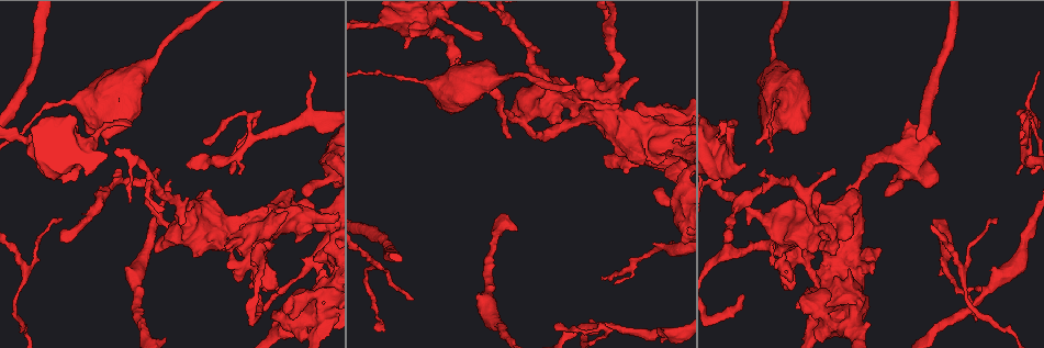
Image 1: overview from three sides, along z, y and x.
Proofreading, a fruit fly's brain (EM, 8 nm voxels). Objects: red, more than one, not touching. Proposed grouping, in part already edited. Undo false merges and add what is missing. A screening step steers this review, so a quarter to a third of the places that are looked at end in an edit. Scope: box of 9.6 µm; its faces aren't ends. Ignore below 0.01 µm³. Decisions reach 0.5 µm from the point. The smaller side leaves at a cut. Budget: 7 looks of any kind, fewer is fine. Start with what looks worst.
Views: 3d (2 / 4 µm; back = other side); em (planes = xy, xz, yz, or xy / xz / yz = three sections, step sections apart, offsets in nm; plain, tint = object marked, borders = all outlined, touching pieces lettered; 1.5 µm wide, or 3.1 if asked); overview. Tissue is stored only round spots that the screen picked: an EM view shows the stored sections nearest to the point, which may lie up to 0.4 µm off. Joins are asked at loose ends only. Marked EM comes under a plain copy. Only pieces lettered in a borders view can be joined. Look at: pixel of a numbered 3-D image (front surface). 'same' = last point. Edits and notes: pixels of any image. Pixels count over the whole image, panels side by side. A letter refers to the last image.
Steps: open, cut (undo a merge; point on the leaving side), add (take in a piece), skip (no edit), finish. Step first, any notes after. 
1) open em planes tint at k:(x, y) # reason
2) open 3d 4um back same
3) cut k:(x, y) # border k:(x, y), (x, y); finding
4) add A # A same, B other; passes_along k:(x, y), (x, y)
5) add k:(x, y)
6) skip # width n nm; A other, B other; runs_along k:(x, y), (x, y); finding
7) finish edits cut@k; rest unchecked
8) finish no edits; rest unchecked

open em yz step 4 tint at 1:(980, 289) # thin end

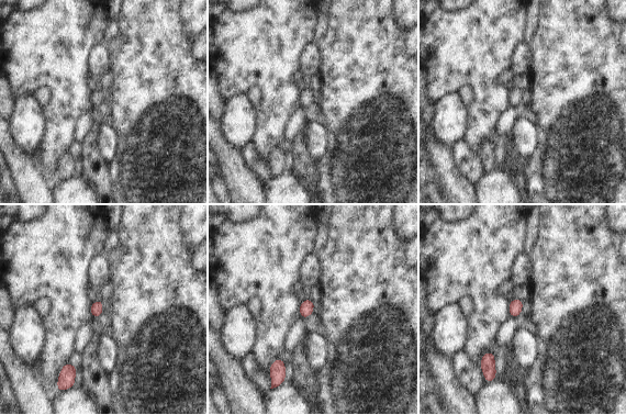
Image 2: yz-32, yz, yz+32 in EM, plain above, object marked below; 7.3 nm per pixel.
open em planes borders same # cut it another way

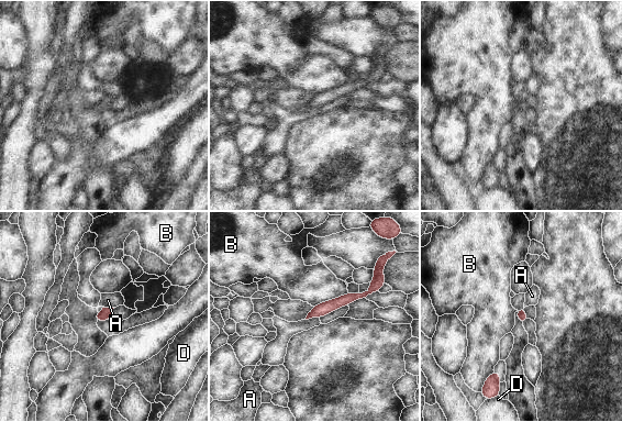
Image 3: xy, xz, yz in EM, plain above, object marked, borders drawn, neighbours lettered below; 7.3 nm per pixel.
skip # width 80 nm; A other, B other, D other; runs_along 3:(374, 289), (311, 314); none of them fits

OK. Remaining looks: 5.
open 3d 4um at 1:(607, 325) # narrows sharply

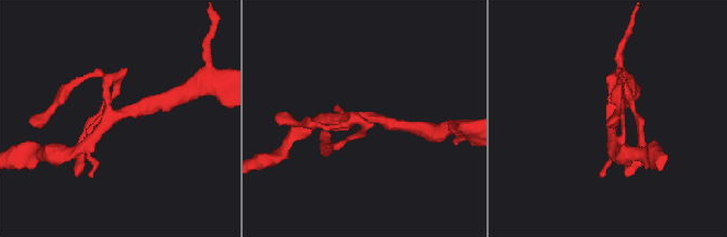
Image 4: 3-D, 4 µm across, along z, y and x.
open em planes borders at 4:(113, 113)

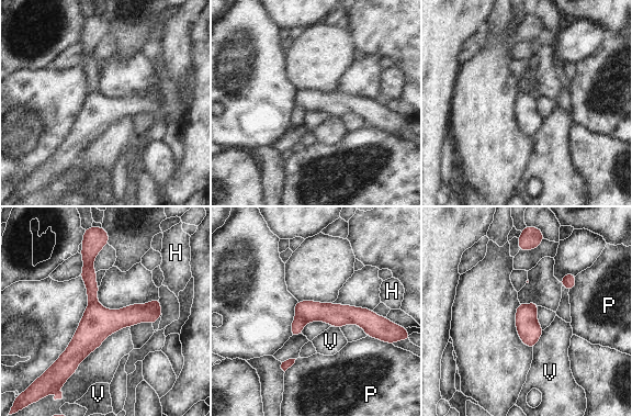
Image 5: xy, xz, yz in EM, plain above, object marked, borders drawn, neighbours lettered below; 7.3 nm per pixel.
cut 5:(297, 325) # longest_contact V 170 nm; H other, P other, V other; two cells meet here

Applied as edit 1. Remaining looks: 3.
finish edits cut@5; rest unchecked

